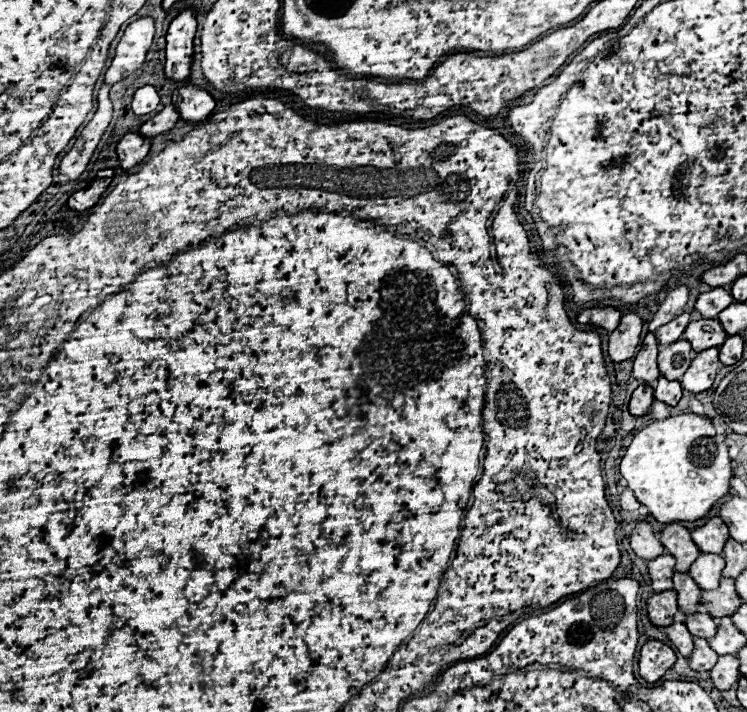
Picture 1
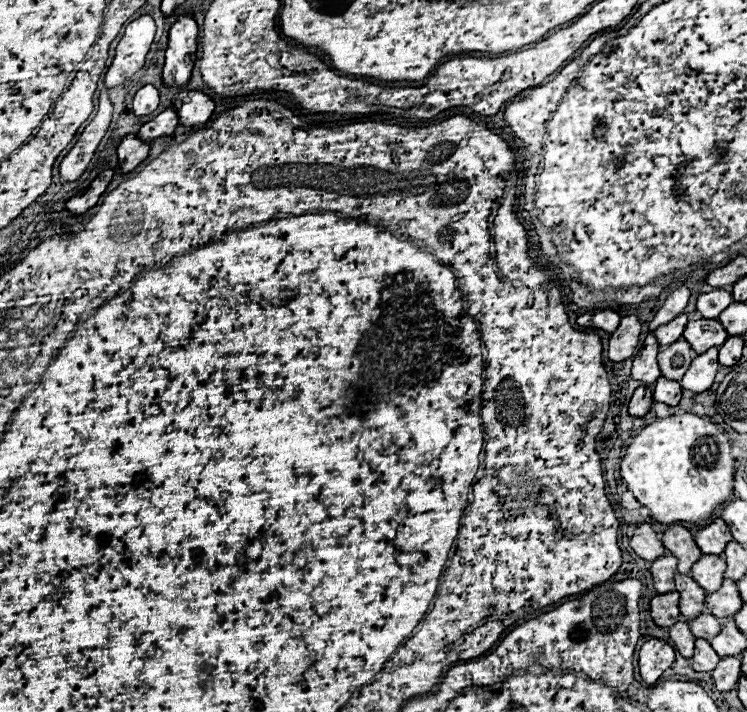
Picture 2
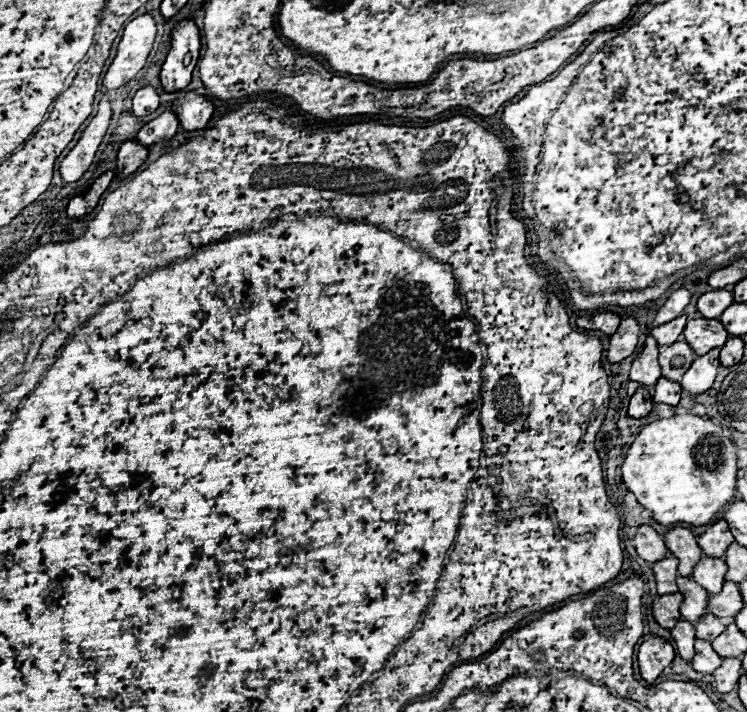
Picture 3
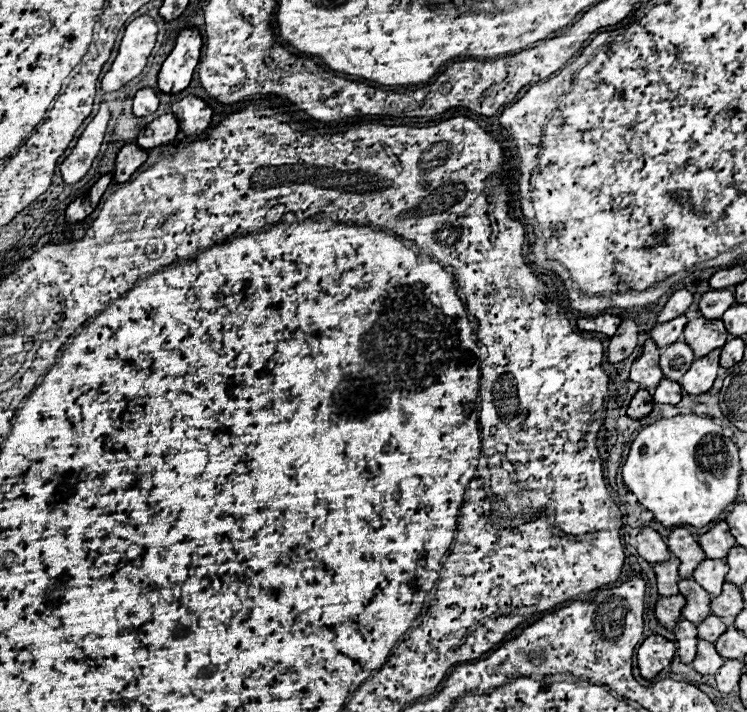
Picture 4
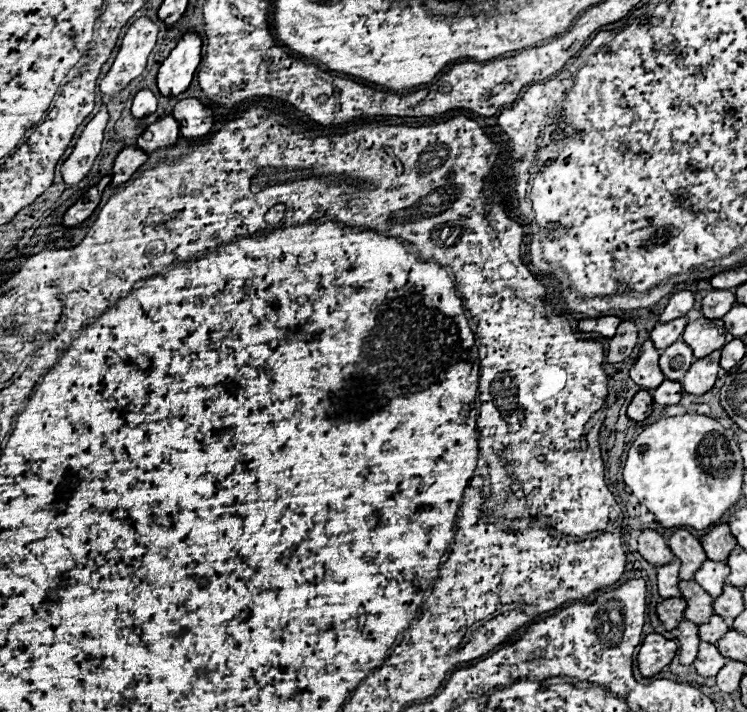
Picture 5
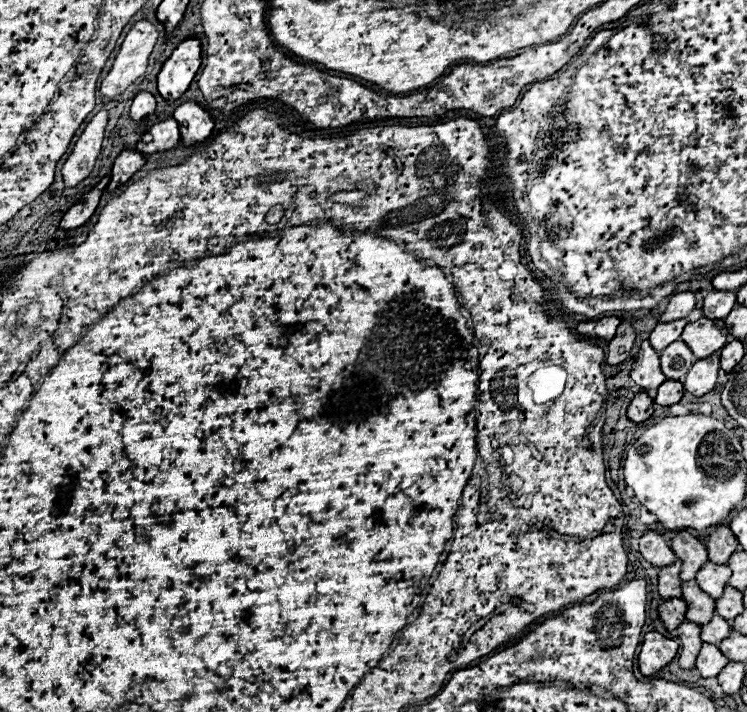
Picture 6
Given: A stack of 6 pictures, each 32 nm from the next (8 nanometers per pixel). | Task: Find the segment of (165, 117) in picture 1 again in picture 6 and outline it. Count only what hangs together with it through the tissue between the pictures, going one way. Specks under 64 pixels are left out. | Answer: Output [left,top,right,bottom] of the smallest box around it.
[136,118,180,154]

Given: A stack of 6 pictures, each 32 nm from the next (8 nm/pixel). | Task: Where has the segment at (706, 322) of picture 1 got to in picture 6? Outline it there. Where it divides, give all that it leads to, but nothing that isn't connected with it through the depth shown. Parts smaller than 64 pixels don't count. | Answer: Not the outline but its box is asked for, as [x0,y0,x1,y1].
[680,318,728,358]

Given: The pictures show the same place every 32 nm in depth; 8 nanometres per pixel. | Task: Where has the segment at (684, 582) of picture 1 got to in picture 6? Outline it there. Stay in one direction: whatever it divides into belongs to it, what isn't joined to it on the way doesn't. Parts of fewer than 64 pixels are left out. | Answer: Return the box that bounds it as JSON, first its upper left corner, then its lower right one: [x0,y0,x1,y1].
[682,582,714,624]

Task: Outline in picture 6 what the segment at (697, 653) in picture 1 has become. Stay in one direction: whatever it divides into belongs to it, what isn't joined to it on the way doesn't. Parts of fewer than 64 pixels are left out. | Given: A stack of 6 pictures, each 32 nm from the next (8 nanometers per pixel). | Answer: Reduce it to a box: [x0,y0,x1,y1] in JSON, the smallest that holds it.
[696,644,730,678]

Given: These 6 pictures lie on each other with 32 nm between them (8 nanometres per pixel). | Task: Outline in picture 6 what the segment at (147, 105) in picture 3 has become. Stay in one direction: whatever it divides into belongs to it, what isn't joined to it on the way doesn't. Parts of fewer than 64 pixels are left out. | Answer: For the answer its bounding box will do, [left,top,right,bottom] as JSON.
[130,92,156,120]

